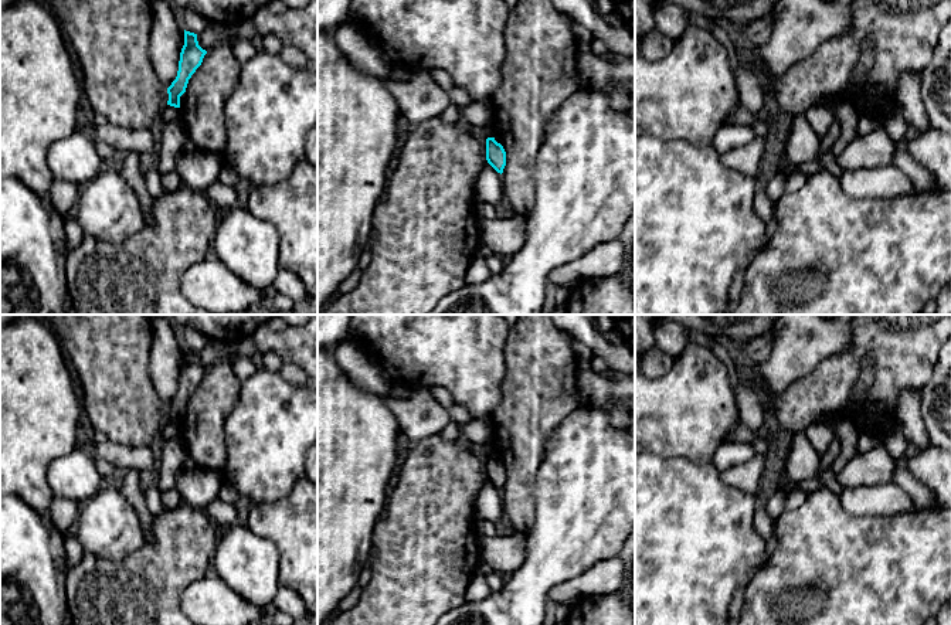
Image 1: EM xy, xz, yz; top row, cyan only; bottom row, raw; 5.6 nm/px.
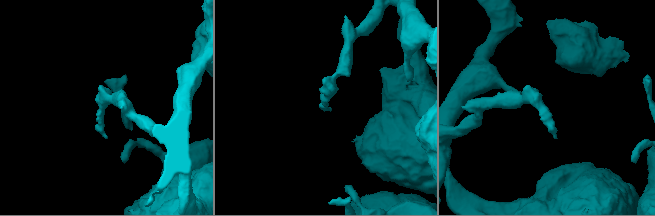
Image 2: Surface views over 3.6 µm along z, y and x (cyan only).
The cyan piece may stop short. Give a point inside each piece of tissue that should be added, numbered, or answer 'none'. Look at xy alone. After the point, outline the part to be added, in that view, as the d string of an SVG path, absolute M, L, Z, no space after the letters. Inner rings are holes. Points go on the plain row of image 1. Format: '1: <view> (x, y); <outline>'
none

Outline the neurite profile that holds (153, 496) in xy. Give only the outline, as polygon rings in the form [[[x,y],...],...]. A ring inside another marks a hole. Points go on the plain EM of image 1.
[[[152,486],[145,493],[145,502],[152,514],[163,514],[169,509],[162,503],[162,492],[157,486]]]

